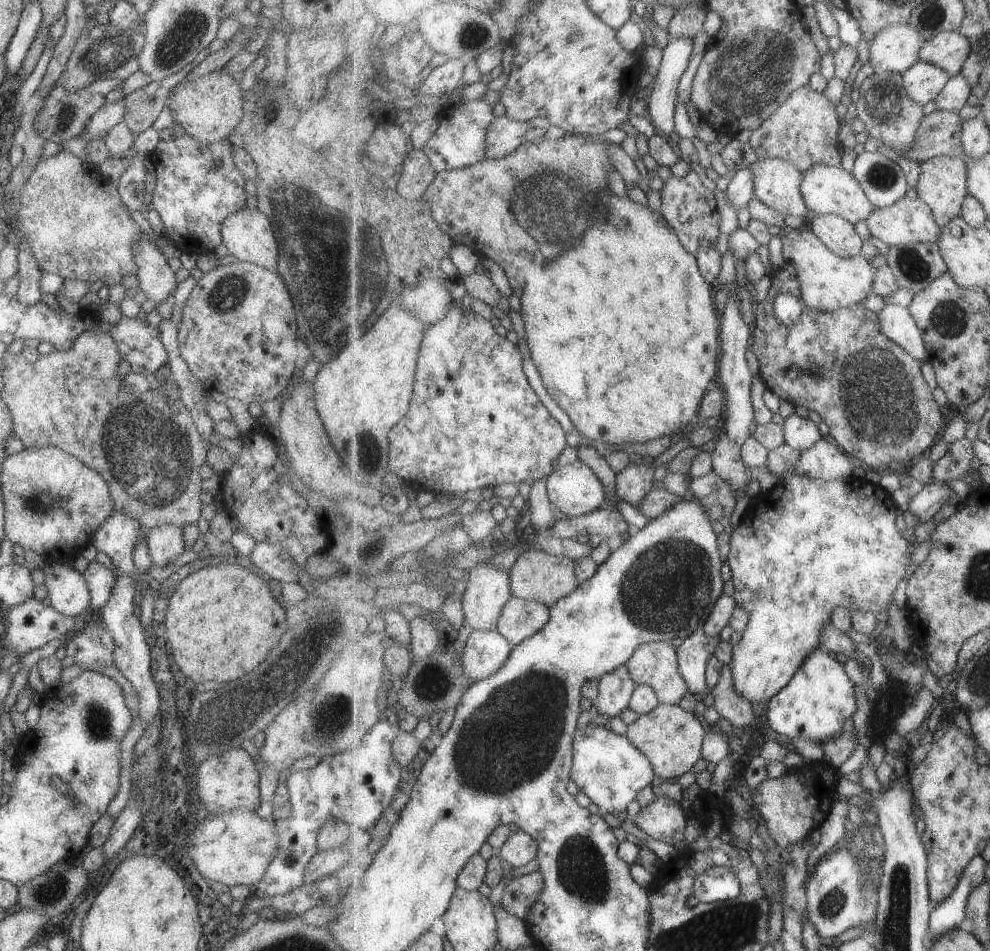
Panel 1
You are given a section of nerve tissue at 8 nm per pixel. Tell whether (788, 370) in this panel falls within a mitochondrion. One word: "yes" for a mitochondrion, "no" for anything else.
no

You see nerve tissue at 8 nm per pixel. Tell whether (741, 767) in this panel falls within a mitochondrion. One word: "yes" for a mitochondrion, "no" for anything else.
no

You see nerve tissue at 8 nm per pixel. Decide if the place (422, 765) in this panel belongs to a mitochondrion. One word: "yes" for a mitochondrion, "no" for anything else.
no

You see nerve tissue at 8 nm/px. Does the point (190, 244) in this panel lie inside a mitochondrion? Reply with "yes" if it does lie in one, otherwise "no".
no

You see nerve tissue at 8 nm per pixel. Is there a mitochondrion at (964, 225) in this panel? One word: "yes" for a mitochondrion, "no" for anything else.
no

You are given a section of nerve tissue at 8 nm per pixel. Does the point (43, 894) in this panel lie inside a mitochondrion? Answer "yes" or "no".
yes

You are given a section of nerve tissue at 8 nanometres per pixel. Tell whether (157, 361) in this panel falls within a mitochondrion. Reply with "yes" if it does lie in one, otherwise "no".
no

